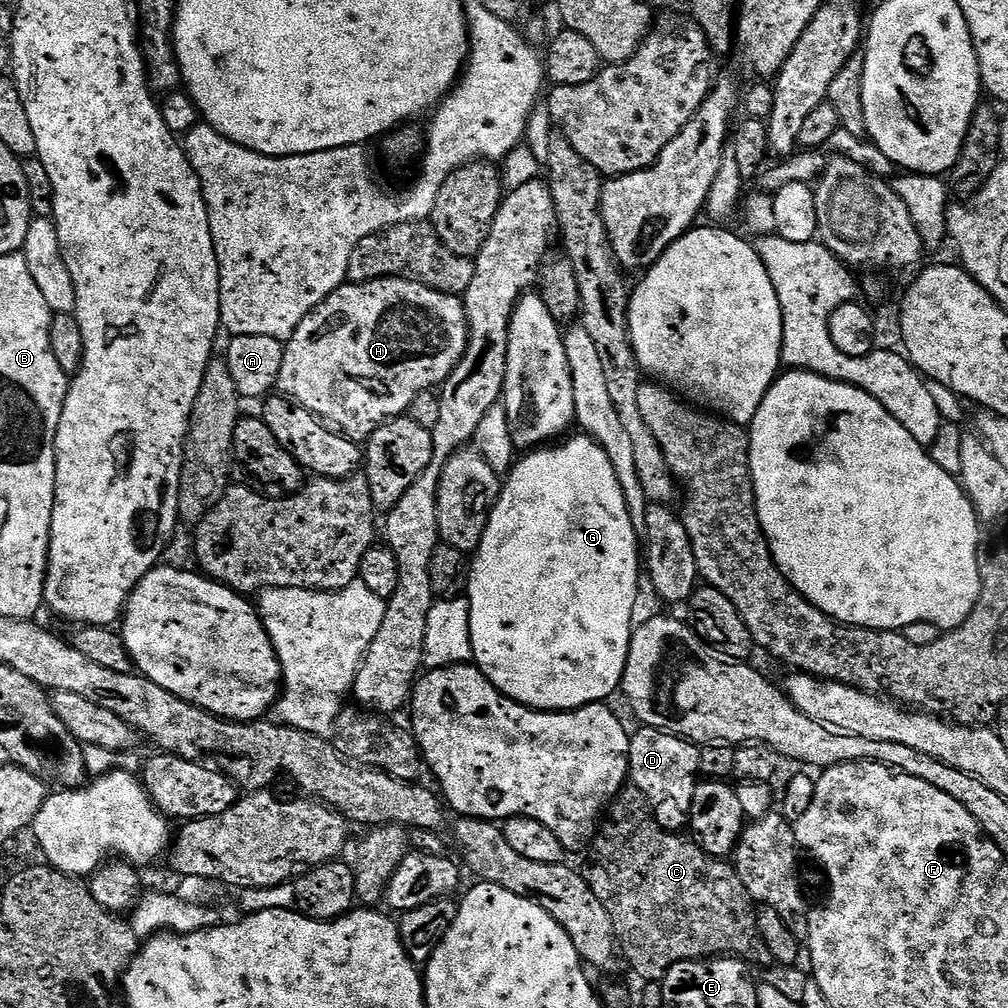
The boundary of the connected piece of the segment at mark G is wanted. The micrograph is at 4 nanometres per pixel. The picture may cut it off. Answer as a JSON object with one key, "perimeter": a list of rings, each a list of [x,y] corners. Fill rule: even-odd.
{"perimeter":[[[579,434],[573,438],[569,444],[557,443],[555,446],[541,446],[535,450],[529,451],[527,454],[515,461],[514,467],[507,473],[506,479],[503,481],[502,487],[498,492],[498,499],[493,503],[492,510],[488,514],[488,525],[484,527],[484,533],[480,539],[480,545],[476,547],[474,555],[470,560],[470,567],[466,572],[466,588],[468,584],[468,593],[466,599],[468,601],[468,613],[470,614],[470,642],[472,643],[472,660],[475,667],[489,682],[494,685],[497,690],[504,696],[509,696],[514,702],[524,704],[528,708],[535,708],[538,712],[570,712],[573,708],[584,708],[587,704],[598,704],[607,701],[607,696],[617,695],[618,689],[621,687],[624,679],[624,667],[628,661],[628,643],[632,640],[634,631],[634,623],[632,624],[632,611],[636,608],[636,591],[640,588],[640,580],[642,584],[642,552],[638,545],[638,534],[634,532],[632,526],[633,515],[628,511],[628,503],[625,502],[624,491],[617,482],[616,472],[613,469],[612,461],[608,455],[592,438],[586,434]]]}

